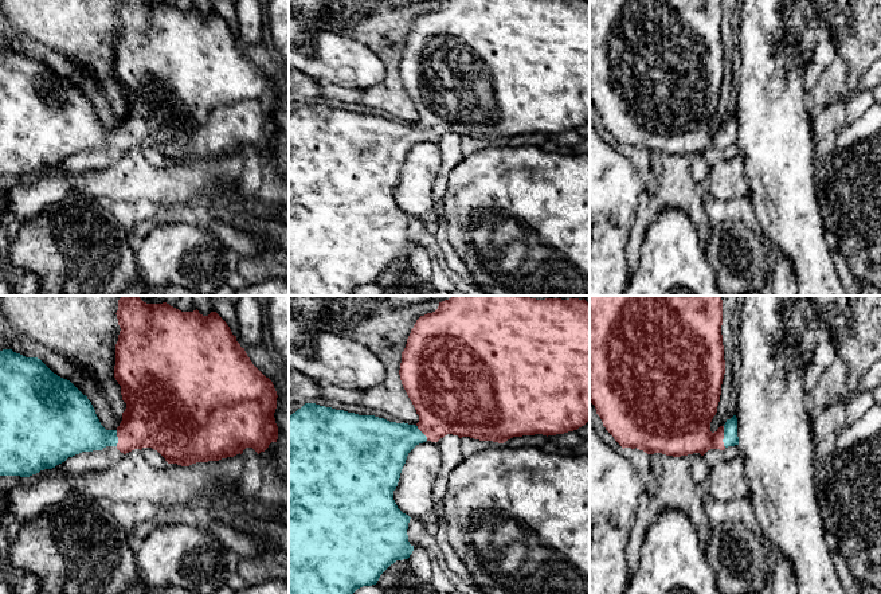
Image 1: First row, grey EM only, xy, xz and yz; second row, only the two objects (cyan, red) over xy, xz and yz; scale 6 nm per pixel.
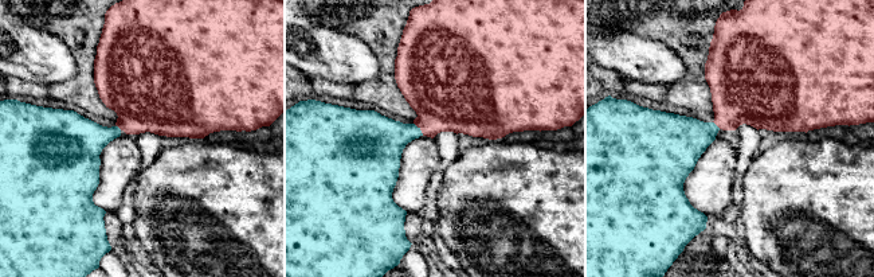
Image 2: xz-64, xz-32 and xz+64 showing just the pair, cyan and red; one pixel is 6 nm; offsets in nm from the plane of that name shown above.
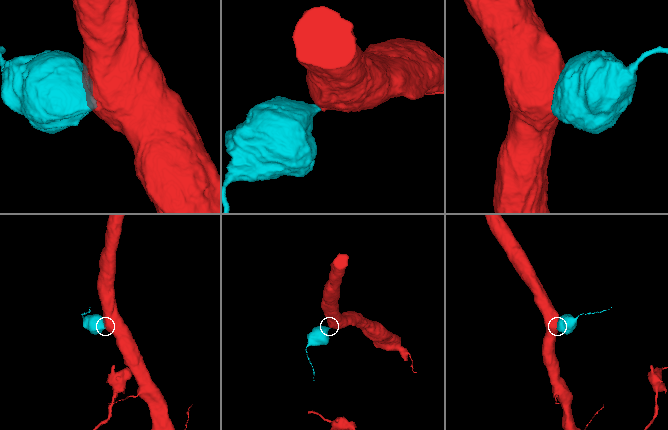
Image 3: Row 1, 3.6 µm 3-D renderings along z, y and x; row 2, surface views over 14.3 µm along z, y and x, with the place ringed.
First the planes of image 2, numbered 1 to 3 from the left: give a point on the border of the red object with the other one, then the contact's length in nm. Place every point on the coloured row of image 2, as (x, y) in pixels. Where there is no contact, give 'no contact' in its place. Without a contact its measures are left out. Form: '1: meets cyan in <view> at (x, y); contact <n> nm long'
1: meets cyan in xz-64 at (118, 128); contact 40 nm long
2: meets cyan in xz-32 at (419, 129); contact 100 nm long
3: meets cyan in xz+64 at (716, 125); contact 60 nm long

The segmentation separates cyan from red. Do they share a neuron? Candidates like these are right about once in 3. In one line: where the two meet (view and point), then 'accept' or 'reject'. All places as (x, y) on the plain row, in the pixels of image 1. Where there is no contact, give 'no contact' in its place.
contact yz (724, 136); accept

